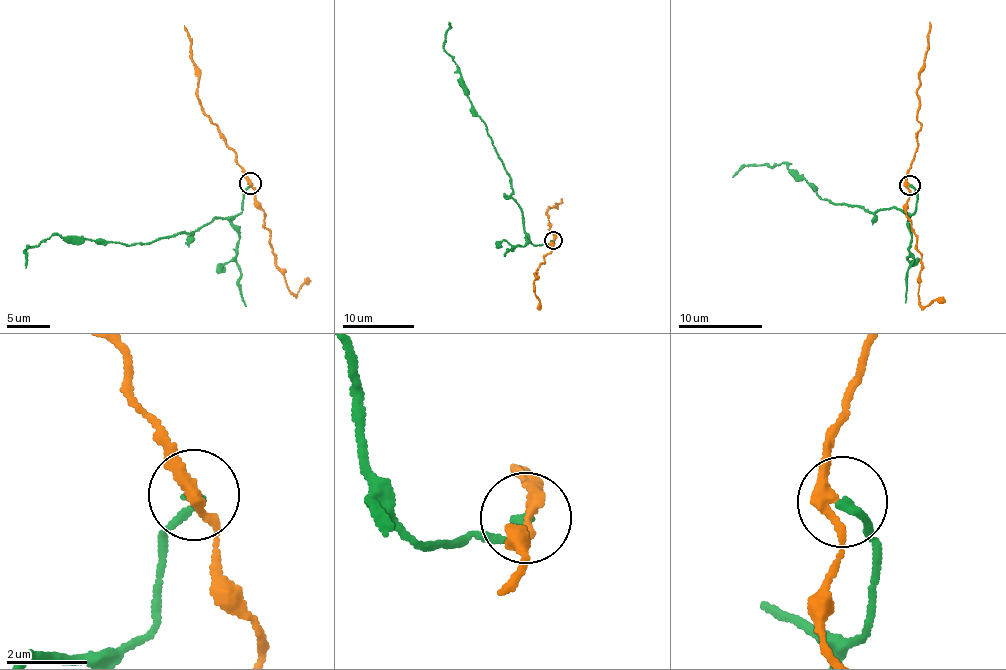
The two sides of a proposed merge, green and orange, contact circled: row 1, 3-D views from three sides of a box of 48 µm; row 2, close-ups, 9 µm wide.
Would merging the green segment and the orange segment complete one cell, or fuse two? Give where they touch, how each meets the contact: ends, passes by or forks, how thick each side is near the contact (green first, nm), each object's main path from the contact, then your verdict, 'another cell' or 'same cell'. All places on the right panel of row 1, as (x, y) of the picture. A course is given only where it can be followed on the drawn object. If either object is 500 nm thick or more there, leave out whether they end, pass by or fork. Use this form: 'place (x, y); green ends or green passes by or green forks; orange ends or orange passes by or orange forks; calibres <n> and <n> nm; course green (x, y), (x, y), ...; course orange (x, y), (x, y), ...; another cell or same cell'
place (910, 185); green ends; orange passes by; calibres 240 and 280 nm; course green (911, 185), (916, 194), (914, 213), (886, 207), (873, 214), (821, 200), (783, 162), (747, 164), (732, 177); course orange (909, 185), (908, 172), (917, 149), (919, 68), (928, 50), (929, 22); another cell

